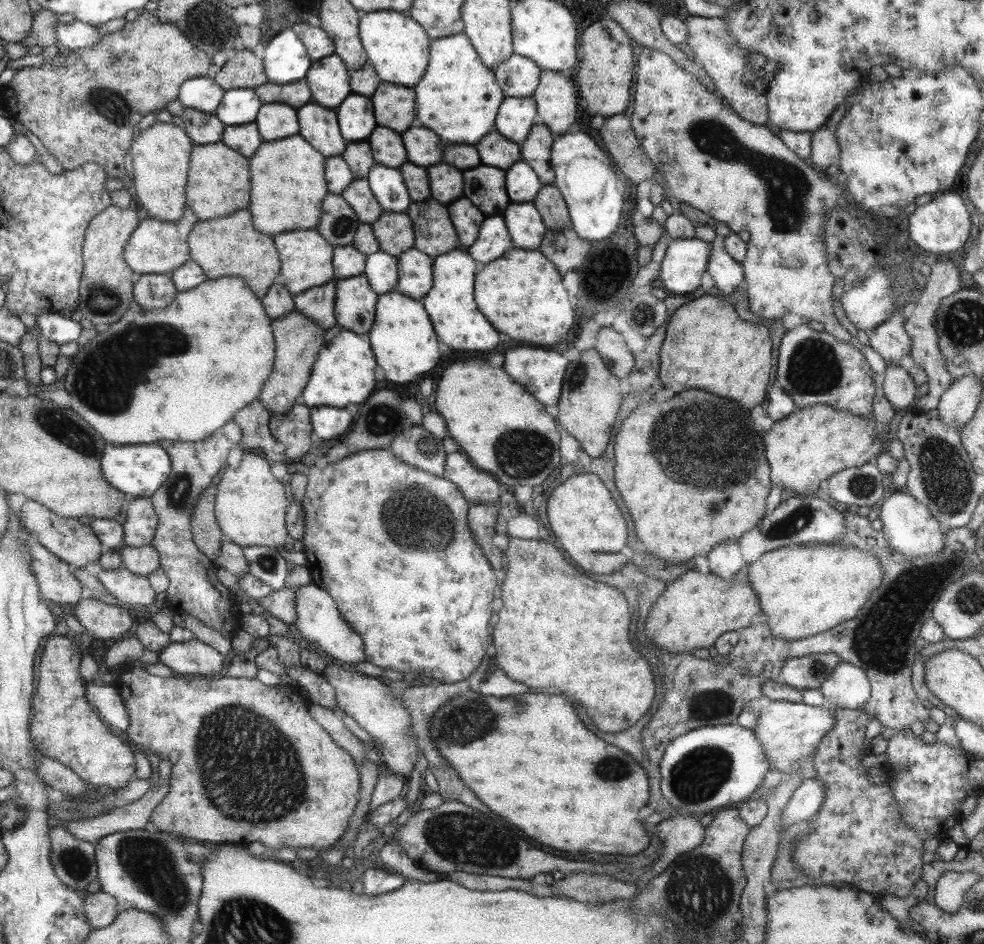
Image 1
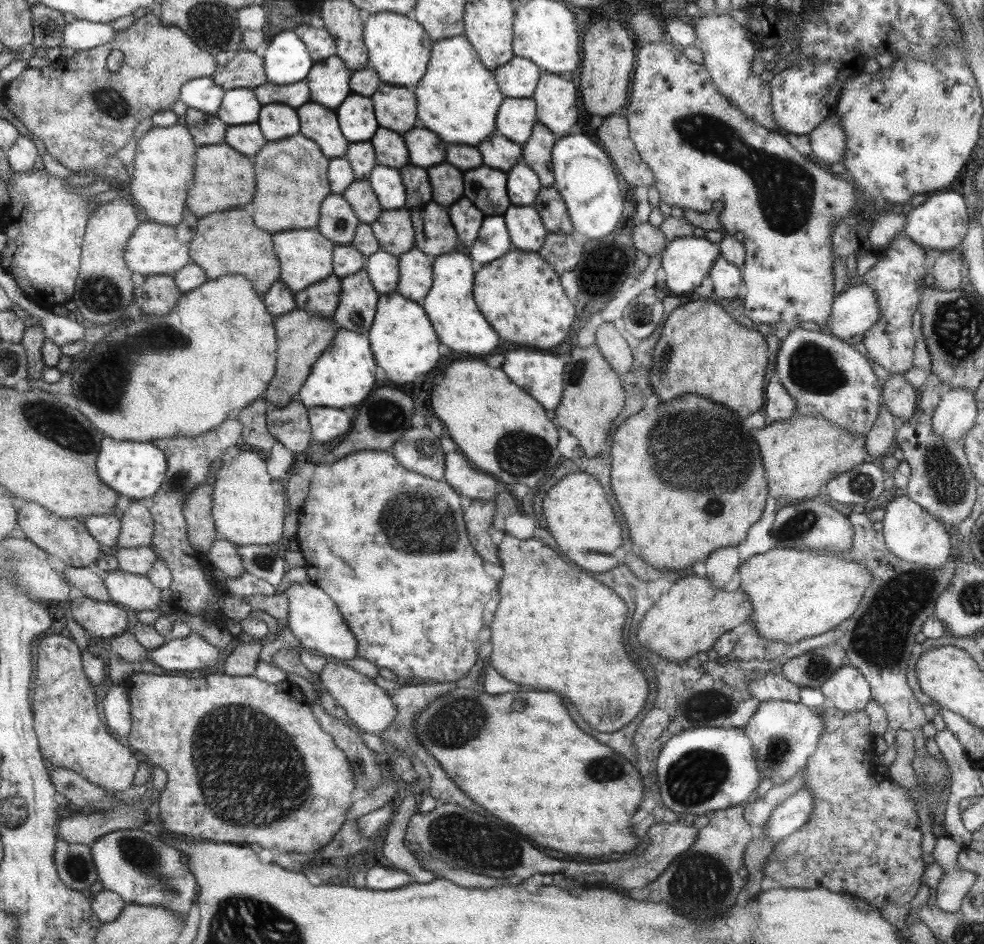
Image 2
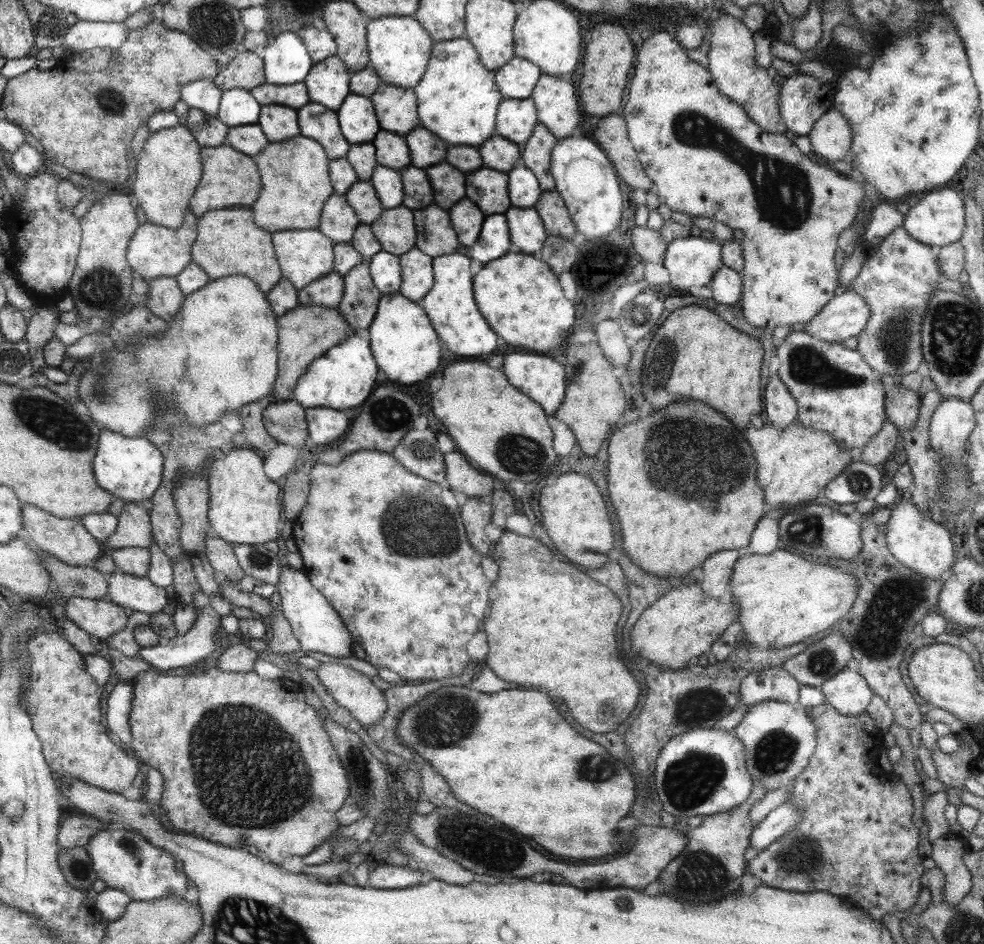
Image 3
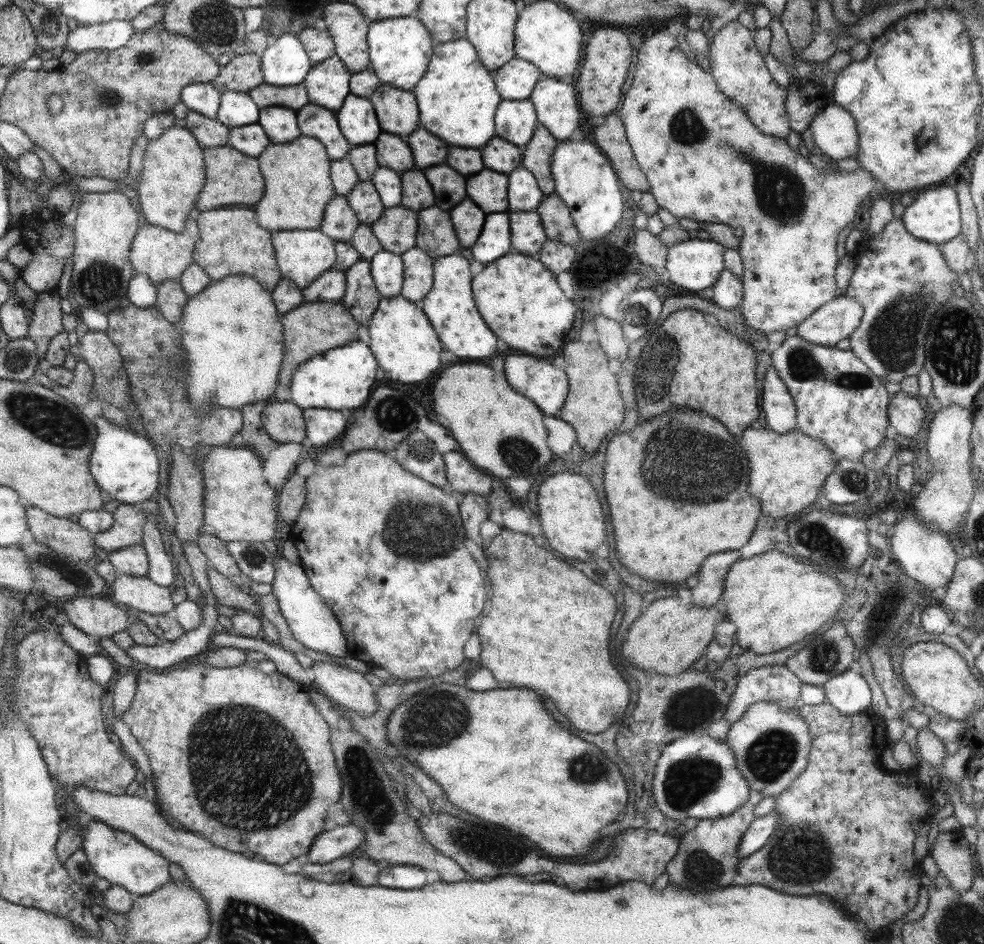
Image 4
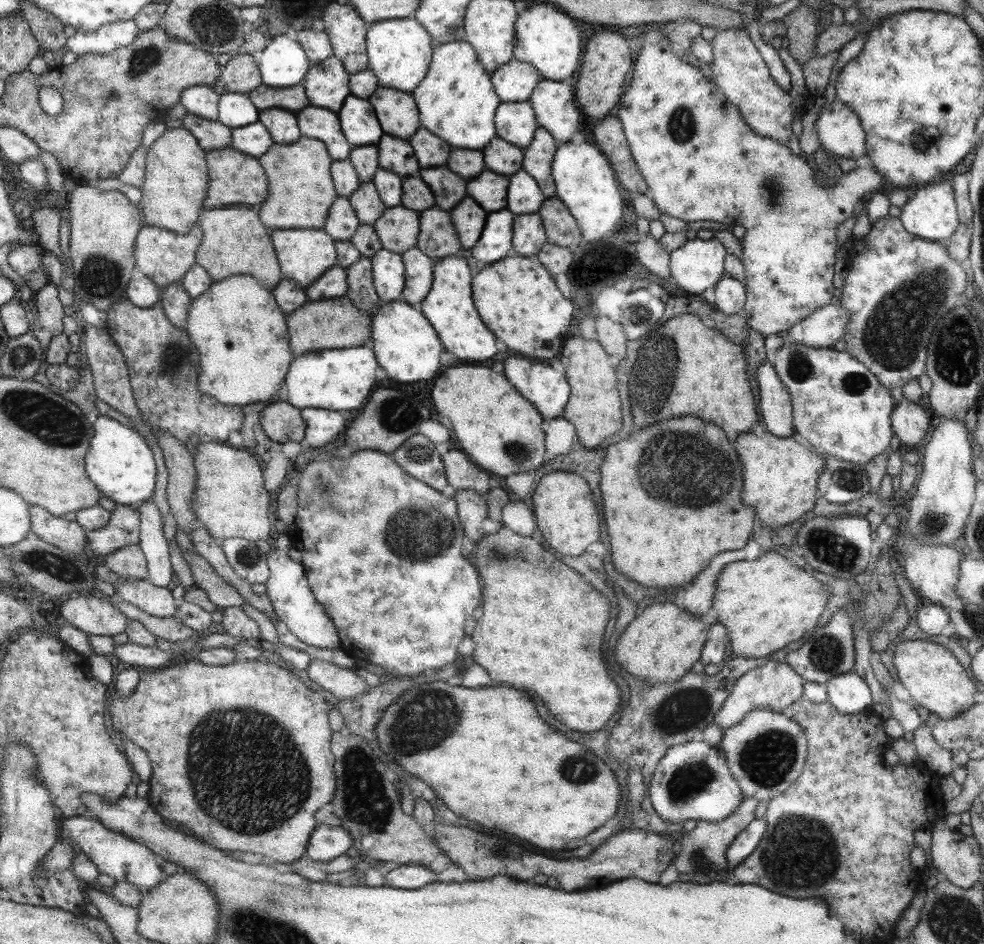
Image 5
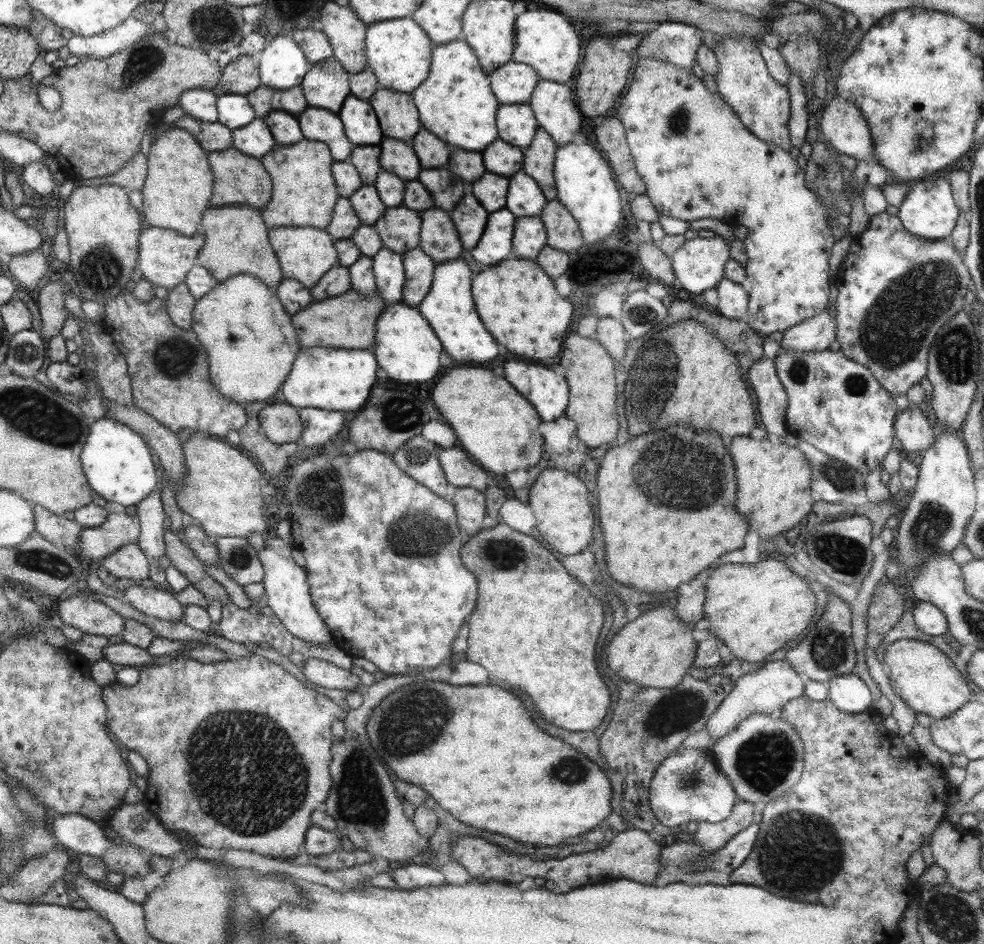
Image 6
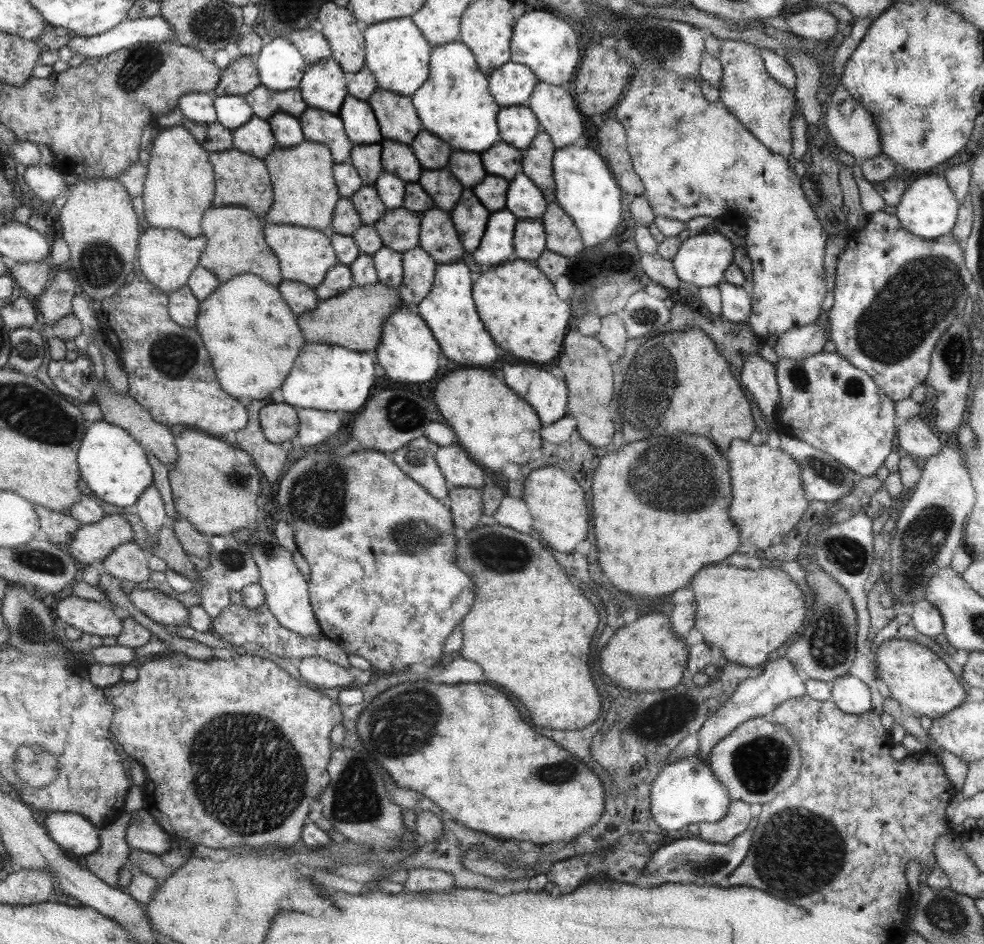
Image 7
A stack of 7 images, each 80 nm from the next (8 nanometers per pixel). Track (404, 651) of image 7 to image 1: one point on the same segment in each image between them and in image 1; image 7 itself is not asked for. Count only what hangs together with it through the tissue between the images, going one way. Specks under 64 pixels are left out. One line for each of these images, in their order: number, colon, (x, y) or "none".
1: (391, 544)
2: (390, 547)
3: (413, 612)
4: (409, 611)
5: (399, 595)
6: (383, 553)

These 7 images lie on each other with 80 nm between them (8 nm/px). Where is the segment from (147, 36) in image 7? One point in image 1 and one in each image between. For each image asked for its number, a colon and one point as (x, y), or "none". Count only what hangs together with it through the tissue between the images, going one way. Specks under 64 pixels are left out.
1: (77, 35)
2: (84, 35)
3: (83, 35)
4: (108, 36)
5: (105, 40)
6: (108, 43)

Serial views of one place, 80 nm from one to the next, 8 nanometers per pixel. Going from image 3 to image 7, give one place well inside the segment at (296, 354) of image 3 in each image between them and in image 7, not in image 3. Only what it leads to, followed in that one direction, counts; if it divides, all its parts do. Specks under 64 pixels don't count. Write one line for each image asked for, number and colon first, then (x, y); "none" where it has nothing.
4: (311, 328)
5: (334, 323)
6: (344, 321)
7: (354, 319)

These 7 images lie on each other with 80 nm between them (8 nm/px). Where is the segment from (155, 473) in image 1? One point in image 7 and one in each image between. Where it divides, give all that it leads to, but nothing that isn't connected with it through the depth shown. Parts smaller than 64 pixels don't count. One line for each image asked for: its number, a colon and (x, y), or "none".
2: (136, 469)
3: (130, 468)
4: (124, 465)
5: (119, 462)
6: (119, 466)
7: (113, 465)

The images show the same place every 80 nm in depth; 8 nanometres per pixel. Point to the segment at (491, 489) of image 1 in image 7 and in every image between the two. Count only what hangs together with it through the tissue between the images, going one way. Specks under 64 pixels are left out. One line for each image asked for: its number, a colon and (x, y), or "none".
2: (469, 483)
3: (467, 482)
4: (462, 478)
5: (459, 474)
6: (459, 471)
7: (456, 468)

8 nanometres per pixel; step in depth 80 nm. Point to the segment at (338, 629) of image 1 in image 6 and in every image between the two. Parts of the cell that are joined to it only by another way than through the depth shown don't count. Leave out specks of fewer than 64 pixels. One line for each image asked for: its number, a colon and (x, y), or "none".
2: (313, 619)
3: (316, 626)
4: (311, 623)
5: (294, 605)
6: (286, 594)

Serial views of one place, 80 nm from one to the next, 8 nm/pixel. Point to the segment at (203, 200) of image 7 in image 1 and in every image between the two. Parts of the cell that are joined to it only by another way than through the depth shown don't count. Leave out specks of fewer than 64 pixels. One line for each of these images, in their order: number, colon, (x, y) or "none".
1: (160, 154)
2: (161, 174)
3: (167, 170)
4: (172, 174)
5: (175, 182)
6: (178, 183)

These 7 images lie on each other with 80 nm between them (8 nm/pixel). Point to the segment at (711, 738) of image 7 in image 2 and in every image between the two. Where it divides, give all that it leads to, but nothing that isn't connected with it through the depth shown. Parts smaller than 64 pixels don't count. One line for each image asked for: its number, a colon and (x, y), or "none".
2: (774, 686)
3: (771, 684)
4: (775, 683)
5: (773, 686)
6: (769, 688)

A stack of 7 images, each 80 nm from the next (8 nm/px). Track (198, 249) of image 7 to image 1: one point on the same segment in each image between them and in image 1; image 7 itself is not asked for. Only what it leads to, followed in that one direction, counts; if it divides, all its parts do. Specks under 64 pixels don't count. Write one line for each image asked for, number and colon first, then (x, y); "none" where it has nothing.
1: (156, 247)
2: (155, 249)
3: (154, 251)
4: (162, 255)
5: (164, 257)
6: (165, 257)

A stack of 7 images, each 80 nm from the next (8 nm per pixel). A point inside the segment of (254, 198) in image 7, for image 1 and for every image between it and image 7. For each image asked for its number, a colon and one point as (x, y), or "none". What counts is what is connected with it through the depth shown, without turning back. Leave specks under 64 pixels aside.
1: (218, 179)
2: (222, 182)
3: (226, 174)
4: (232, 178)
5: (235, 179)
6: (237, 178)

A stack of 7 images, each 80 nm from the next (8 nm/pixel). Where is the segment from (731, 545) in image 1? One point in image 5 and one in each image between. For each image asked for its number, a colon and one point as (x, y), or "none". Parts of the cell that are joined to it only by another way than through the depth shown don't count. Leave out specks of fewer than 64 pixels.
2: (720, 565)
3: (717, 568)
4: (709, 587)
5: (696, 597)

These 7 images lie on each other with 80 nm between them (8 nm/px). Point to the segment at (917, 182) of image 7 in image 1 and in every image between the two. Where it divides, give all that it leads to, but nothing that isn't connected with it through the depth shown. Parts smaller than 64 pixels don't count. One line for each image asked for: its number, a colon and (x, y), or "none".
1: (941, 225)
2: (940, 222)
3: (938, 219)
4: (933, 216)
5: (930, 215)
6: (928, 211)

